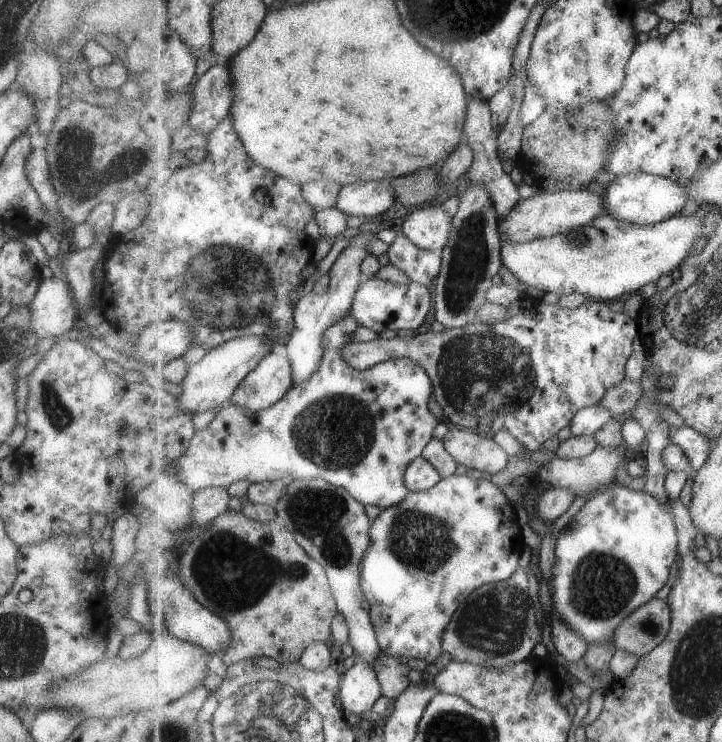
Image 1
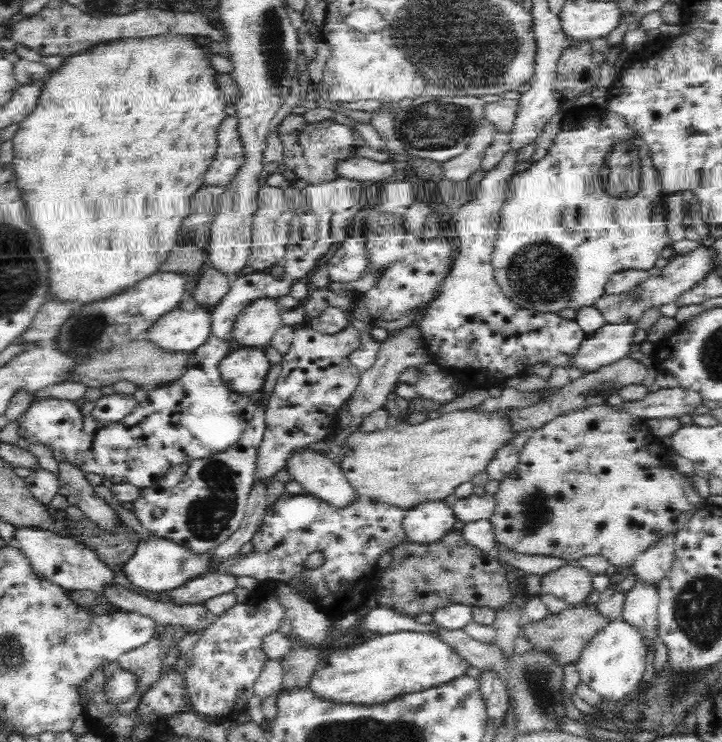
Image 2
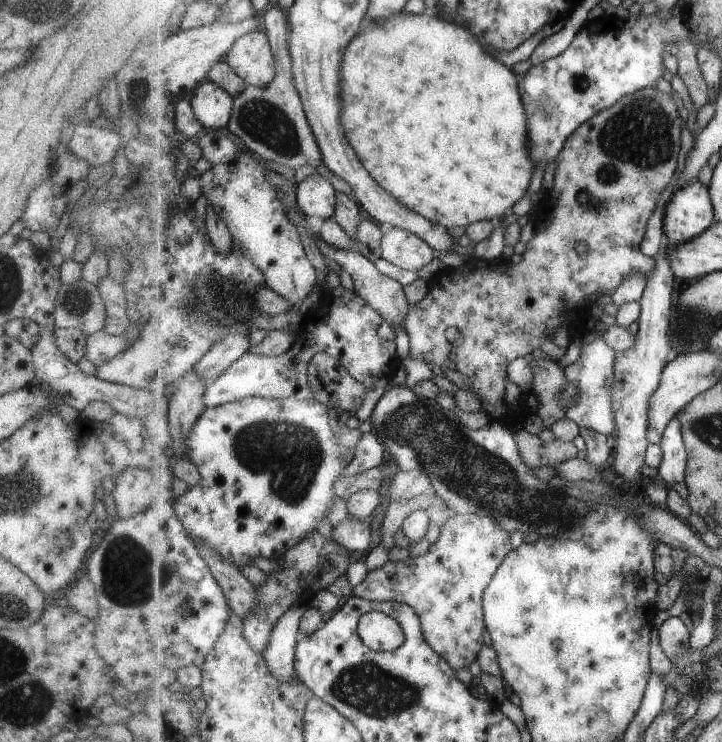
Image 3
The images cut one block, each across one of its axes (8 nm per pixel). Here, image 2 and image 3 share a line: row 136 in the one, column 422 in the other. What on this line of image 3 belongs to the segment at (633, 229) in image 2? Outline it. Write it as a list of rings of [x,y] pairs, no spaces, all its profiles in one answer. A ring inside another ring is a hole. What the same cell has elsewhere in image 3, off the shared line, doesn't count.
[[[456,513],[445,524],[436,544],[431,545],[429,551],[421,556],[421,572],[419,572],[419,558],[408,557],[404,562],[388,560],[382,568],[368,572],[364,581],[352,590],[352,594],[367,601],[377,603],[390,601],[411,606],[420,617],[425,641],[433,650],[443,656],[455,670],[469,667],[477,661],[480,651],[484,648],[483,632],[487,630],[484,614],[485,590],[512,551],[511,533],[501,526],[501,521],[496,517]]]

